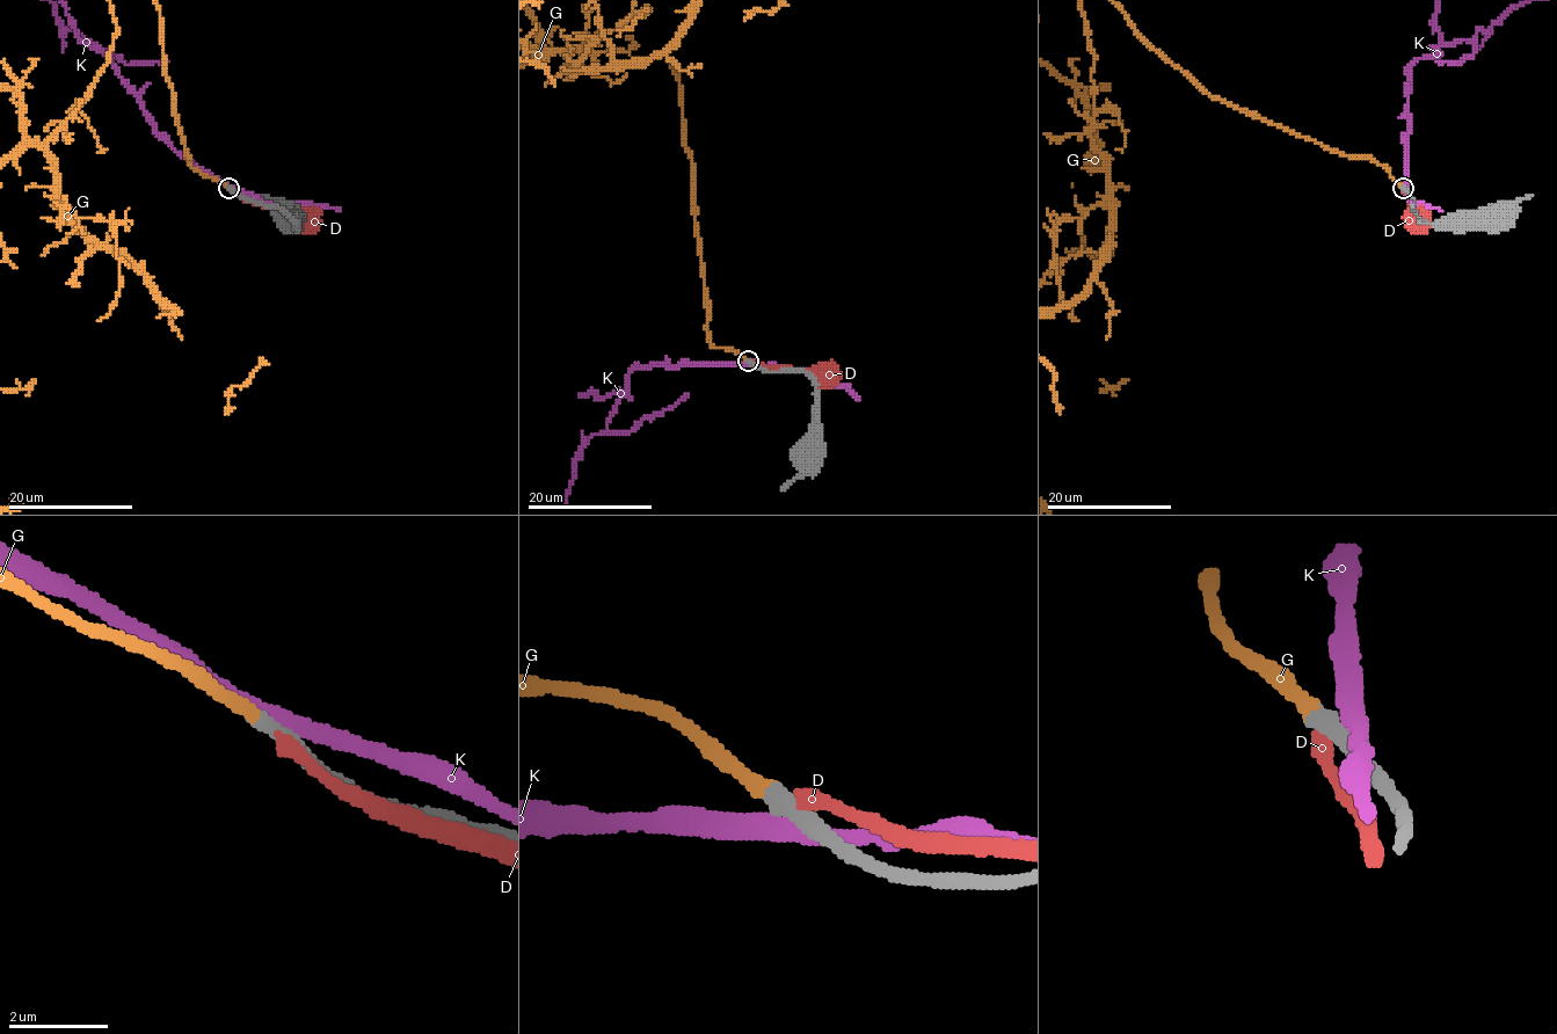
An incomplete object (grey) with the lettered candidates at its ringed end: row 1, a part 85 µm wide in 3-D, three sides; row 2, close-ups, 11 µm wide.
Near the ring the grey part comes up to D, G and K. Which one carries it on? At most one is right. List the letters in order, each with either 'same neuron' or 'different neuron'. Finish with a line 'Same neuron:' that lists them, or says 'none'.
D: different neuron
G: same neuron
K: different neuron
Same neuron: G

